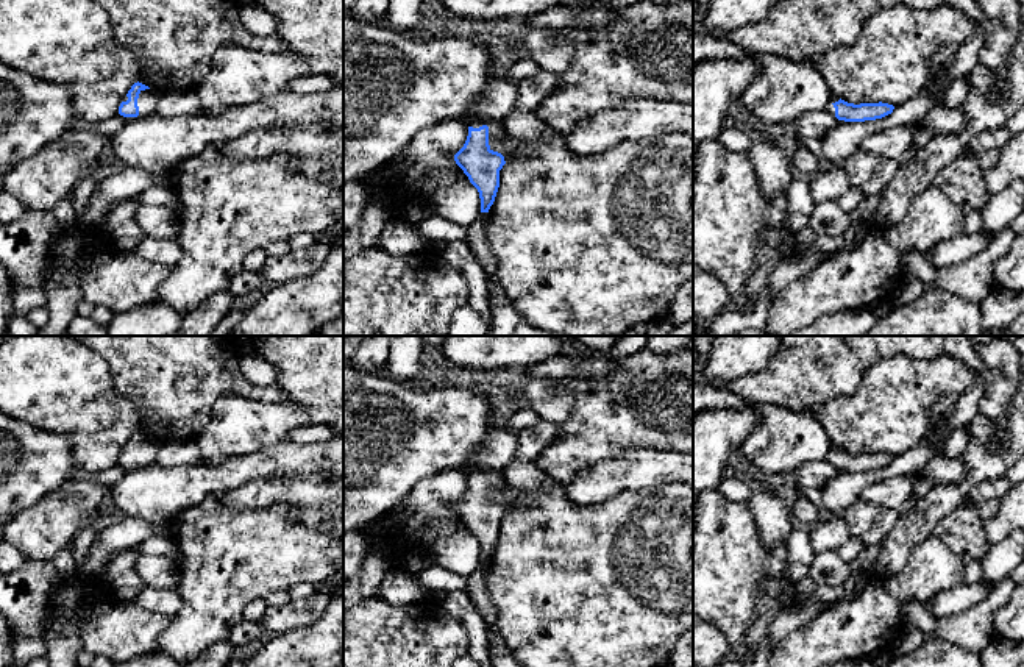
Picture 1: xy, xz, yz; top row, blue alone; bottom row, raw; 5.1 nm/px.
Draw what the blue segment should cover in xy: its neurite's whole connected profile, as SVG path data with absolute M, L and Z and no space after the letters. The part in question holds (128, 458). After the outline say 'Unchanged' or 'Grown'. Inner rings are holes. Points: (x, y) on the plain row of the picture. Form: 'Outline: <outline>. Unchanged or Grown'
Outline: M137 431L123 445L119 456L119 464L128 469L155 464L158 458L158 448L159 444Z. Grown

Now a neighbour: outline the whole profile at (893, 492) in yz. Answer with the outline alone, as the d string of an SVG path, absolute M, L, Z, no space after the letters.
M898 475L874 486L866 486L859 500L873 501L891 509L901 509L908 497L915 492L915 486L916 480Z

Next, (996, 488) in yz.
M1002 475L972 486L968 492L968 500L982 503L987 500L1001 500L1012 489L1012 483Z

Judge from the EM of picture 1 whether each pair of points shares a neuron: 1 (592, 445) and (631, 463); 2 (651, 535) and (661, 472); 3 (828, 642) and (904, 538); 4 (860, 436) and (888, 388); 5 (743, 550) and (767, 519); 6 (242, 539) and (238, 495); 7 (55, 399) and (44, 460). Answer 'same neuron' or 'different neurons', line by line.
1: different neurons
2: different neurons
3: different neurons
4: same neuron
5: different neurons
6: different neurons
7: different neurons

